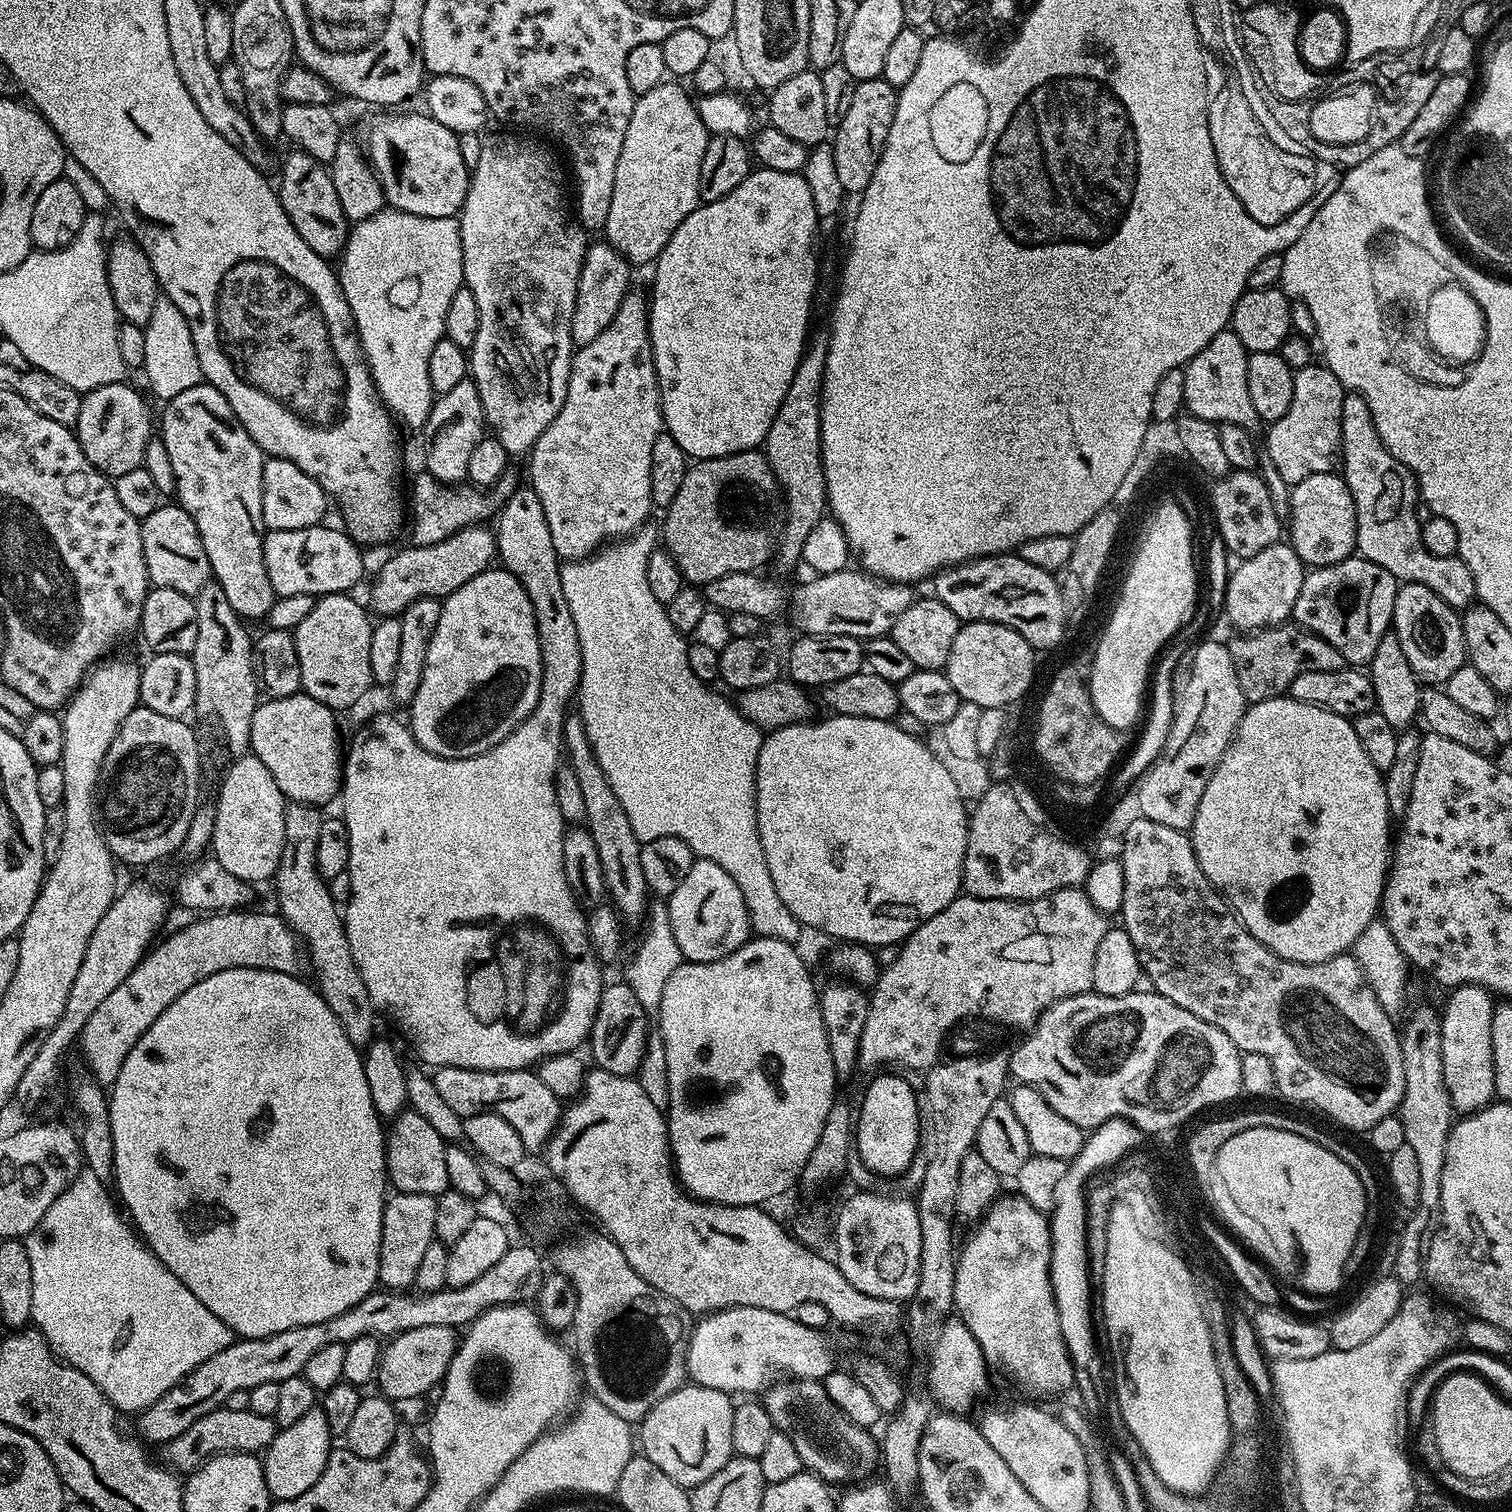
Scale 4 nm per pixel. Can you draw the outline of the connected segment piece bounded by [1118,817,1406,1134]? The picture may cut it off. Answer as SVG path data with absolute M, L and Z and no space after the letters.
M1140 817L1133 821L1126 829L1122 840L1123 850L1118 853L1118 859L1122 866L1124 875L1124 893L1122 894L1122 906L1118 913L1122 918L1122 926L1126 934L1130 934L1130 942L1134 942L1134 950L1138 954L1138 962L1141 969L1146 973L1146 980L1149 980L1151 991L1157 992L1162 998L1174 1002L1174 1006L1182 1006L1182 1010L1190 1010L1194 1018L1202 1018L1202 1022L1210 1022L1234 1042L1234 1046L1240 1049L1241 1053L1253 1052L1262 1054L1270 1062L1274 1070L1275 1091L1281 1092L1288 1100L1297 1100L1302 1106L1310 1106L1313 1103L1327 1108L1340 1121L1345 1122L1345 1129L1367 1133L1369 1128L1382 1122L1382 1118L1393 1115L1399 1109L1404 1097L1406 1086L1406 1074L1402 1062L1402 1050L1400 1049L1400 1032L1392 1025L1393 1017L1379 1004L1375 990L1371 988L1362 966L1352 954L1335 956L1326 962L1317 964L1303 964L1302 962L1290 962L1278 954L1274 954L1254 934L1246 930L1239 916L1232 910L1231 904L1217 892L1216 887L1206 878L1206 874L1200 869L1198 858L1194 854L1194 846L1191 837L1185 832L1174 830L1172 827L1162 826L1161 823L1151 822L1150 819Z

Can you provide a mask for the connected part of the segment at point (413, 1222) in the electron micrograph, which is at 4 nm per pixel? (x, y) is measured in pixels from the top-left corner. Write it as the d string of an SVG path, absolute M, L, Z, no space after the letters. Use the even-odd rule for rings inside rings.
M396 1192L385 1199L382 1214L379 1278L379 1283L385 1289L408 1290L415 1285L418 1266L422 1266L426 1246L430 1246L430 1242L436 1239L434 1230L436 1201L435 1196L410 1194L409 1192Z

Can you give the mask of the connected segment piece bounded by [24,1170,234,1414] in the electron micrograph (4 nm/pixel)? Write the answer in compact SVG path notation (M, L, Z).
M81 1170L72 1180L71 1186L57 1198L54 1206L46 1210L39 1226L24 1240L26 1254L30 1258L30 1274L34 1282L31 1323L39 1328L49 1348L65 1364L82 1370L82 1374L86 1374L86 1378L90 1378L90 1382L94 1382L94 1386L98 1386L98 1390L102 1390L102 1394L108 1396L109 1402L116 1409L121 1413L139 1414L154 1402L158 1402L158 1398L162 1398L162 1394L169 1392L178 1381L185 1380L195 1368L202 1366L214 1354L218 1354L218 1350L226 1350L226 1346L233 1343L234 1333L217 1316L210 1314L210 1310L206 1310L206 1306L202 1306L202 1302L198 1302L198 1298L194 1298L190 1290L186 1290L186 1286L177 1276L170 1274L170 1270L166 1270L166 1266L148 1249L147 1244L134 1231L133 1225L122 1215L117 1201L113 1199L110 1192L108 1197L108 1192L109 1189L102 1182L98 1182L98 1178L94 1178L92 1172Z

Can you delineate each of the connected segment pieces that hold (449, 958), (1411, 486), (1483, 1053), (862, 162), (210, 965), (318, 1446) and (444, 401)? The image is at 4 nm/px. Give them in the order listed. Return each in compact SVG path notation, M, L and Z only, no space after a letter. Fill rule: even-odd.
M520 486L514 494L510 494L508 501L504 503L503 508L498 513L498 519L494 524L494 531L496 533L496 550L498 553L498 560L502 567L510 574L514 574L514 578L518 578L518 582L522 582L522 586L526 590L526 594L530 594L530 606L534 606L534 622L538 626L538 642L542 650L542 686L540 687L540 697L534 706L534 710L522 723L516 727L506 738L502 738L502 742L498 742L498 746L494 746L490 750L486 750L477 756L470 758L454 758L447 760L441 756L435 756L430 750L426 750L419 744L412 736L412 729L407 723L399 724L392 716L376 716L356 737L352 740L352 749L347 749L346 763L342 768L342 800L344 796L344 813L342 819L346 830L350 834L350 862L348 863L347 872L350 874L352 893L346 907L343 909L342 915L344 918L344 929L346 930L346 938L350 942L350 954L354 954L354 962L358 966L358 970L362 974L362 982L366 982L366 990L370 994L372 1004L376 1008L377 1013L389 1016L398 1027L404 1028L406 1035L412 1039L412 1044L416 1047L416 1052L425 1060L426 1063L432 1064L433 1069L437 1068L465 1068L466 1070L522 1070L523 1068L531 1069L533 1066L539 1065L540 1061L547 1060L549 1056L561 1056L567 1052L576 1052L579 1049L579 1044L583 1045L588 1037L592 1035L592 1023L596 1017L598 1010L598 1002L600 995L606 983L606 977L603 976L602 965L592 953L590 946L590 938L588 937L588 917L585 909L581 908L580 903L576 901L575 896L572 895L570 886L566 882L566 870L562 866L562 842L564 841L564 834L566 831L566 821L564 815L558 810L558 798L556 797L556 773L562 764L562 741L564 738L564 718L566 709L564 707L568 704L568 699L577 695L580 686L580 675L582 674L582 646L578 638L578 626L574 626L574 618L570 614L570 602L566 602L566 593L562 590L562 578L560 577L561 559L557 556L554 550L554 538L550 538L550 526L546 526L546 510L542 510L542 502L538 502L538 494L531 486Z
M1356 392L1344 393L1339 463L1342 468L1344 464L1342 475L1354 498L1356 552L1382 566L1382 570L1390 570L1397 582L1430 586L1450 607L1457 610L1469 607L1476 600L1470 566L1457 555L1438 558L1422 546L1422 520L1416 517L1415 508L1418 504L1416 475L1382 446L1382 438L1378 438L1378 430L1374 430L1374 418L1370 418L1370 406L1366 406L1366 398Z
M1464 984L1447 993L1448 1001L1442 1008L1442 1074L1450 1094L1452 1111L1456 1114L1475 1114L1493 1103L1494 1054L1490 1046L1490 1022L1494 1007L1493 993L1476 984Z
M883 78L862 80L857 83L849 110L842 117L842 122L835 125L834 135L830 140L834 150L836 172L845 193L863 193L870 178L874 178L874 170L886 146L886 134L890 134L890 122L894 122L897 95L897 89L889 86Z
M233 910L219 914L204 914L196 918L200 920L186 925L162 944L157 943L140 961L138 967L128 975L126 982L122 982L118 990L113 990L107 996L106 1002L102 1002L102 1006L98 1006L94 1014L90 1014L86 1026L80 1031L78 1049L80 1048L85 1062L88 1063L87 1071L95 1075L99 1084L112 1085L118 1078L118 1070L122 1070L122 1062L126 1062L126 1054L130 1054L138 1038L142 1038L142 1034L146 1034L150 1026L154 1026L158 1014L162 1014L166 1006L182 998L182 994L186 994L190 986L202 982L202 978L210 978L210 974L218 974L231 968L265 968L293 974L301 971L299 968L300 956L302 960L302 944L292 927L284 921L284 917L275 911L272 911L273 913L252 911Z
M311 1408L294 1426L280 1428L272 1440L272 1445L262 1456L264 1477L268 1487L268 1495L273 1501L298 1498L298 1494L306 1494L314 1482L322 1474L328 1456L334 1447L334 1437L326 1422L326 1414L319 1408Z
M465 378L458 386L439 393L432 401L432 409L425 422L424 435L424 464L434 479L443 484L458 484L468 480L467 463L474 446L486 436L482 398L478 394L476 381Z

